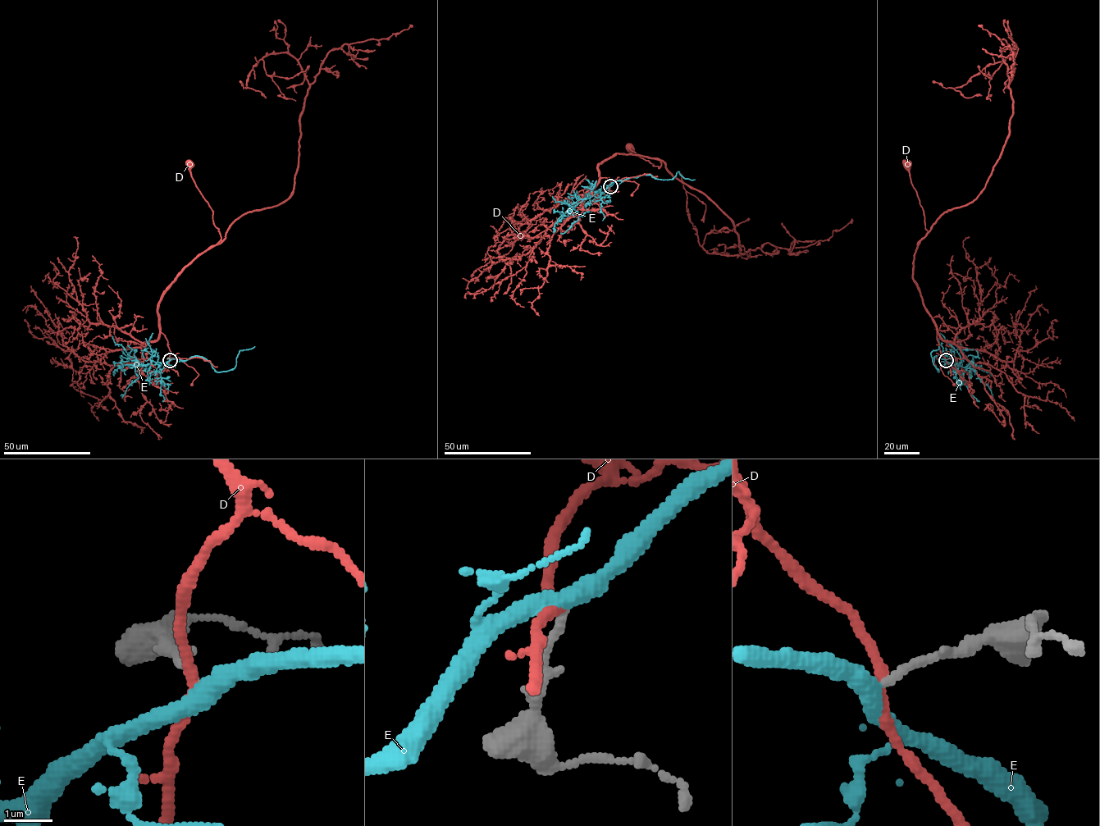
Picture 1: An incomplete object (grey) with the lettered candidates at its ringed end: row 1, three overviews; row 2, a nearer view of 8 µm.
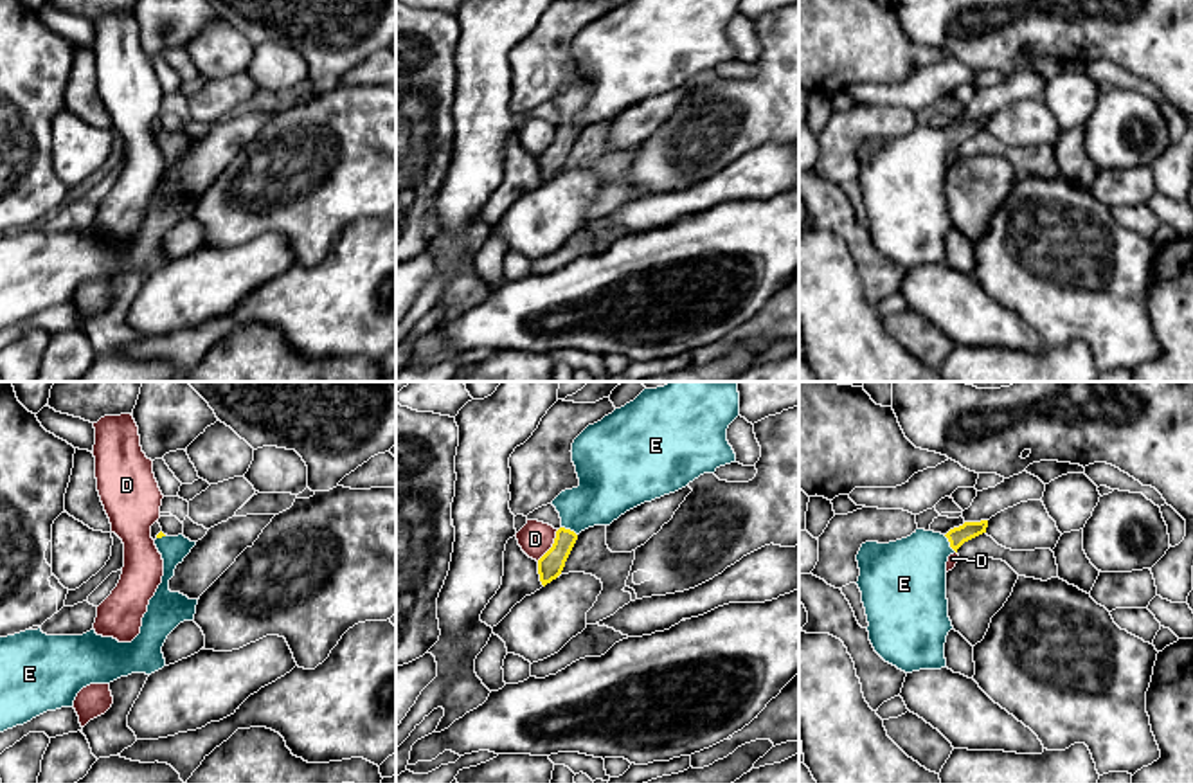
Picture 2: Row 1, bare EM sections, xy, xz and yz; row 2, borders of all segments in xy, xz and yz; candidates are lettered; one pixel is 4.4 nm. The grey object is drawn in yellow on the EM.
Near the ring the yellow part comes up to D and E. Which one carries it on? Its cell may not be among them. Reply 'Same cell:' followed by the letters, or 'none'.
Same cell: E

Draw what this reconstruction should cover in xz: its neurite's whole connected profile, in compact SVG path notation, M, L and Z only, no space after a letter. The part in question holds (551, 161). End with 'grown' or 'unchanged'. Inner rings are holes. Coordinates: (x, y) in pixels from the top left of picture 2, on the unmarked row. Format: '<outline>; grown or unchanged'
M626 0L588 22L572 40L572 59L579 83L561 88L551 101L561 115L552 144L538 157L540 178L545 184L556 176L578 137L578 131L594 122L610 122L626 108L675 90L704 70L736 59L736 50L727 38L729 22L740 13L740 0Z; grown

